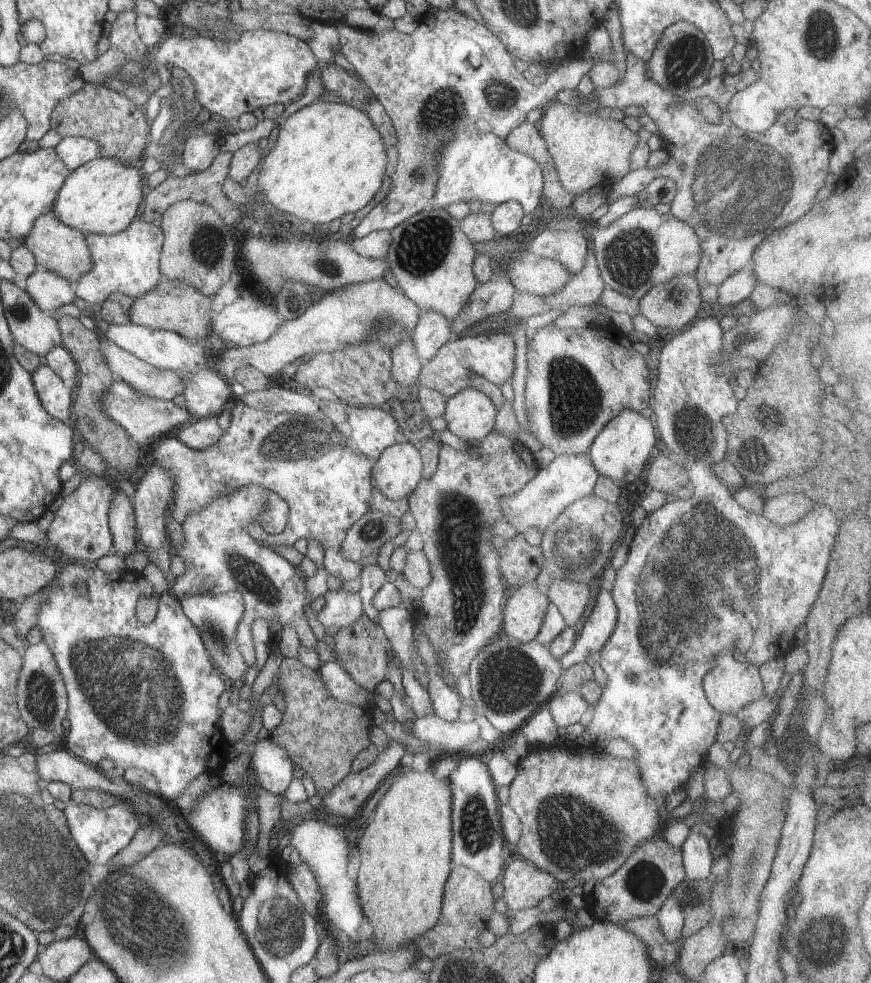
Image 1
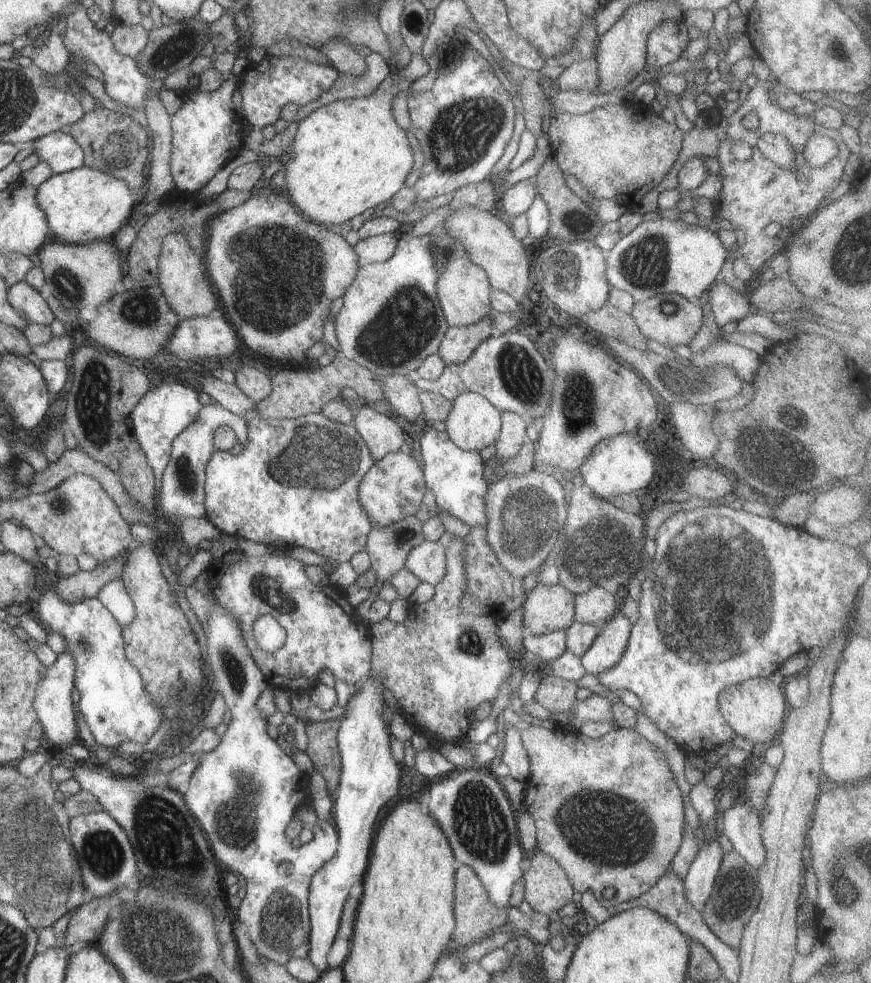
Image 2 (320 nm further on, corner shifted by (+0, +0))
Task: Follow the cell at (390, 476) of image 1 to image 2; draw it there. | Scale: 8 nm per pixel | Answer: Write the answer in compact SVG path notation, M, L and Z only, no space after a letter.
M400 450L397 453L388 453L382 460L375 461L374 466L360 481L358 500L373 525L387 527L415 515L422 506L426 489L427 484L420 464L413 456Z

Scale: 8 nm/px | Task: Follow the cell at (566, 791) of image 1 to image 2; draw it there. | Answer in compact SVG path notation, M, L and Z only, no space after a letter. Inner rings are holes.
M532 725L530 728L521 731L521 739L529 756L530 776L525 783L524 790L524 810L528 810L532 814L533 819L536 820L536 834L537 836L537 851L545 852L549 857L552 857L568 875L572 886L576 892L586 892L591 890L598 902L606 908L618 906L620 903L626 902L630 899L638 898L645 892L648 892L659 880L661 876L670 872L671 863L682 844L682 832L684 832L685 813L684 800L682 799L682 792L678 788L674 772L668 765L666 755L654 743L651 743L643 737L640 733L629 731L620 727L614 728L597 739L591 739L584 736L578 730L566 729L560 727L559 730L550 730L548 728ZM614 826L616 834L614 834ZM598 838L610 838L604 844L598 846ZM604 888L614 888L614 897L610 900L604 898L602 890Z

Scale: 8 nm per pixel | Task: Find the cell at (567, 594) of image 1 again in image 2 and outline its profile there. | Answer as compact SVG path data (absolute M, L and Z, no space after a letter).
M593 585L584 593L577 593L574 597L575 620L601 626L612 620L615 612L620 610L613 593L600 585Z

